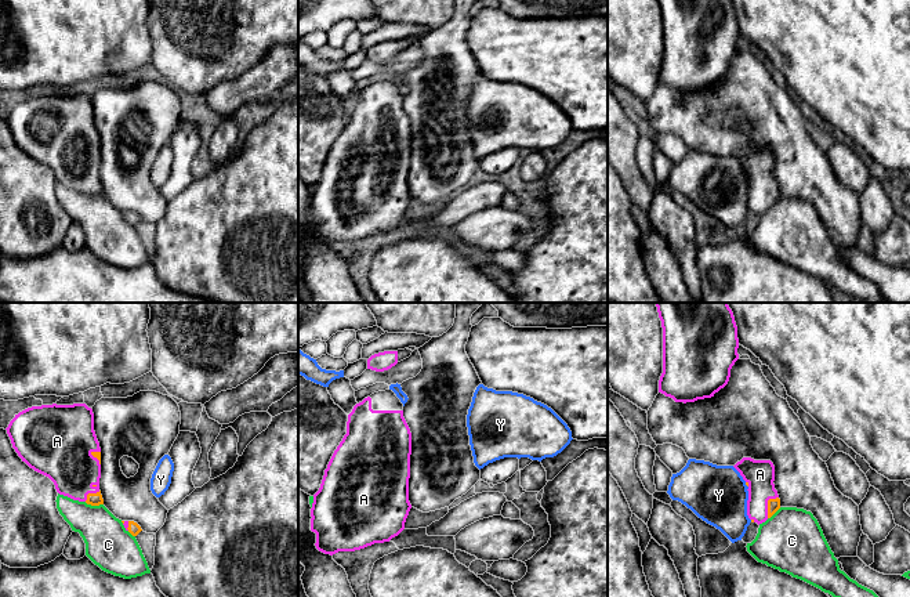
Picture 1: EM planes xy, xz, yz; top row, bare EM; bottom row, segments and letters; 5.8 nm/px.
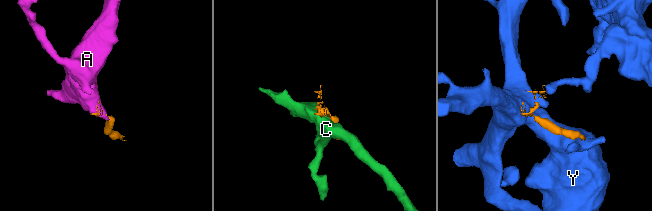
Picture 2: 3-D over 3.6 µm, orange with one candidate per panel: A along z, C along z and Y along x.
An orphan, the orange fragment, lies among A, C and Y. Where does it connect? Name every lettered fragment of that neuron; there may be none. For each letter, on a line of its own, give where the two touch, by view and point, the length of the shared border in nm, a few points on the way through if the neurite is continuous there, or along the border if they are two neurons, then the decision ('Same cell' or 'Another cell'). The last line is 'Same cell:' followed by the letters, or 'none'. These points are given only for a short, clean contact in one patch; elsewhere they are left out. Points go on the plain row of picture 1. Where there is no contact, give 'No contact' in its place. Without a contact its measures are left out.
A: Touches orange at yz (768, 195). Shared border 140 nm. Same cell
C: Touches orange at xy (94, 195). Shared border 110 nm. Another cell
Y: Touches orange at yz (746, 174). Shared border 40 nm. Boundary: yz (744, 173), (747, 177). Another cell
Same cell: A

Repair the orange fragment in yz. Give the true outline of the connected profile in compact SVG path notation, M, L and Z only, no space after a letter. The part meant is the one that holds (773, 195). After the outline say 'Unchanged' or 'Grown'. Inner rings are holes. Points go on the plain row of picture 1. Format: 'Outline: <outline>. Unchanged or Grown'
Outline: M743 148L733 156L748 177L747 206L758 216L771 209L780 199L780 189L775 180L775 156L771 151Z. Grown

